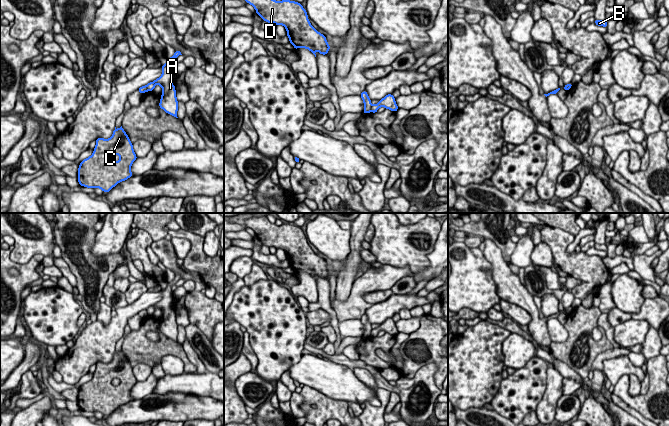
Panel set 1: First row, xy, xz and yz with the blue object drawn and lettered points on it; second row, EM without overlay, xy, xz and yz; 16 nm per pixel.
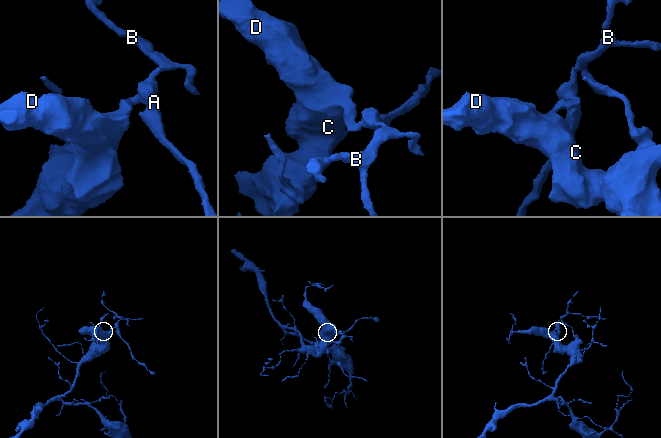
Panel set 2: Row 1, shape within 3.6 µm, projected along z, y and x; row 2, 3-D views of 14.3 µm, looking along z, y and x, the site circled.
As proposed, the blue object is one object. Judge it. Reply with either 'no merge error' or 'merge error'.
merge error

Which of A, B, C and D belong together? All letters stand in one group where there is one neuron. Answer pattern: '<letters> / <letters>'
A B / C D

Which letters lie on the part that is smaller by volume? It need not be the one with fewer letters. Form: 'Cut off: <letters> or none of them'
Cut off: A, B

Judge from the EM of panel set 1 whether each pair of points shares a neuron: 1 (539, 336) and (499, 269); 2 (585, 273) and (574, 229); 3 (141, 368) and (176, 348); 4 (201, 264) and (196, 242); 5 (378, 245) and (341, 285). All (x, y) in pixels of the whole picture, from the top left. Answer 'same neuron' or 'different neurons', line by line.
1: same neuron
2: different neurons
3: different neurons
4: same neuron
5: different neurons

